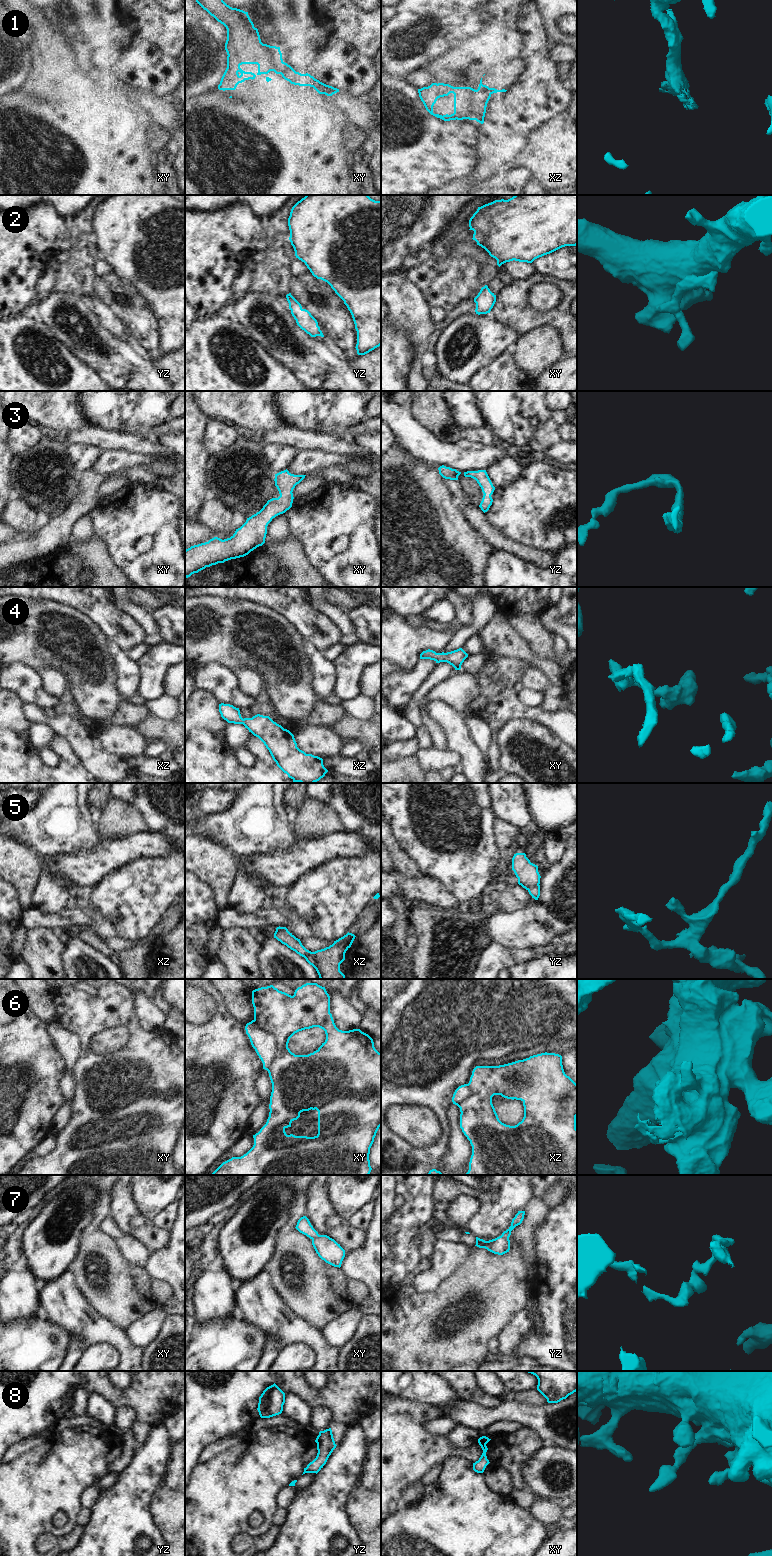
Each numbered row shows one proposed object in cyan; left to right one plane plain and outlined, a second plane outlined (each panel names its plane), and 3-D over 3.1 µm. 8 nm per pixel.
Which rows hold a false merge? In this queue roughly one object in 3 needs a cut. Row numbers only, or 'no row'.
5, 6

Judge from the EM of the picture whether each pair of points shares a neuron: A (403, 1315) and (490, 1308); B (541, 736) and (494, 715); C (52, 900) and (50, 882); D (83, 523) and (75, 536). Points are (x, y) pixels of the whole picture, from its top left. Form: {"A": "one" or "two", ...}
{"A": "one", "B": "two", "C": "one", "D": "one"}

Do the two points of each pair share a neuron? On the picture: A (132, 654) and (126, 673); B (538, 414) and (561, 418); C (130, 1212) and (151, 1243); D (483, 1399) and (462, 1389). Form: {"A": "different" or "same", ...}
{"A": "different", "B": "different", "C": "same", "D": "same"}

